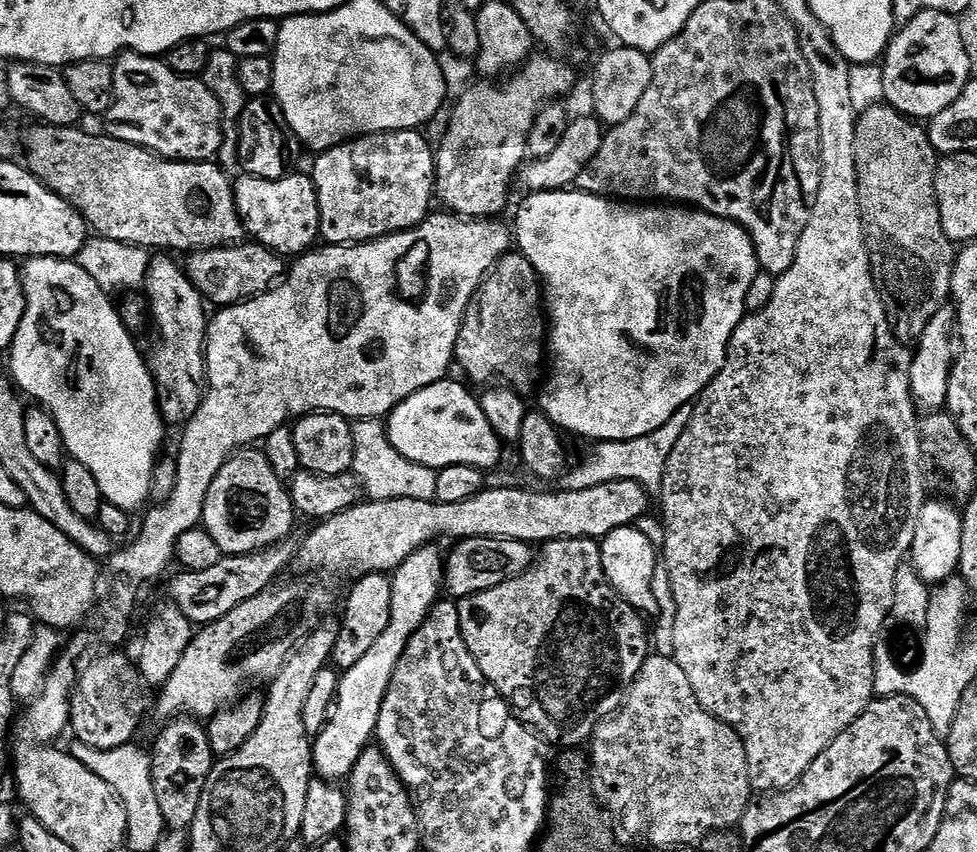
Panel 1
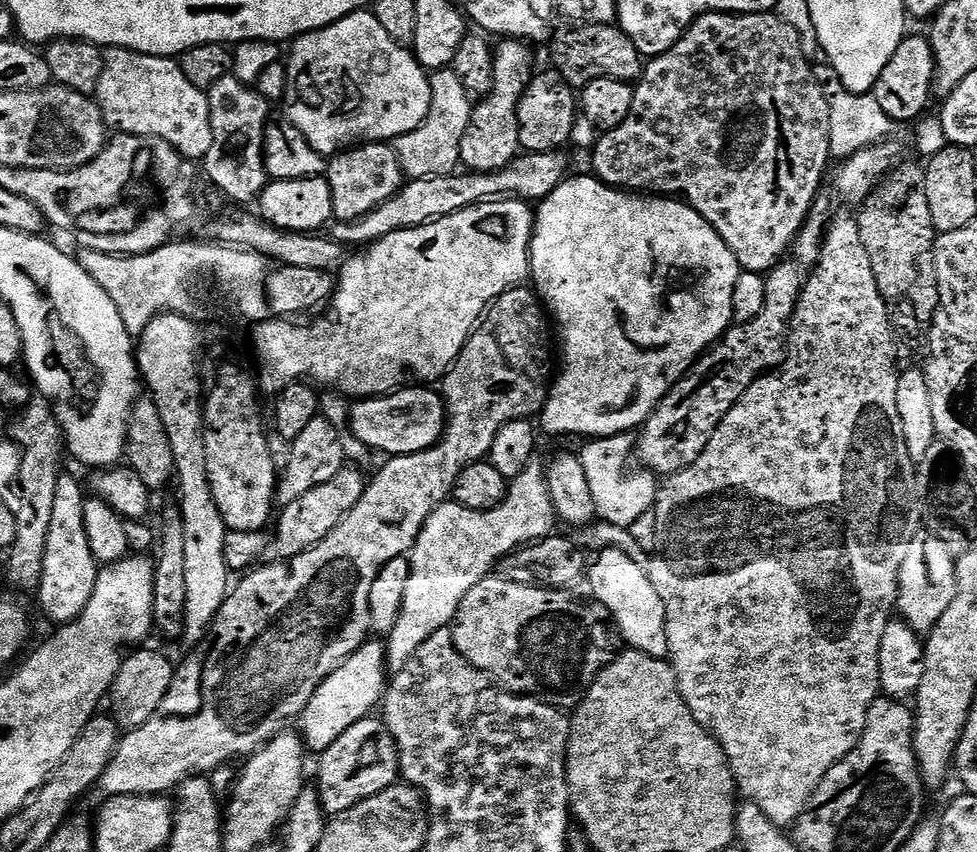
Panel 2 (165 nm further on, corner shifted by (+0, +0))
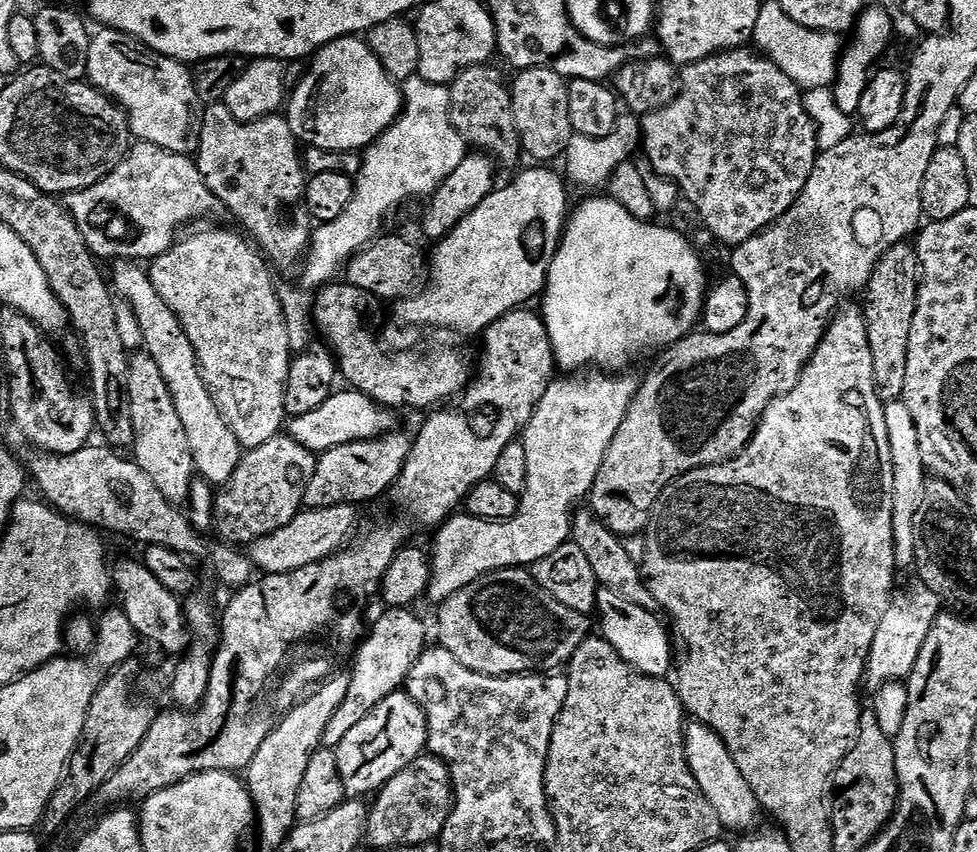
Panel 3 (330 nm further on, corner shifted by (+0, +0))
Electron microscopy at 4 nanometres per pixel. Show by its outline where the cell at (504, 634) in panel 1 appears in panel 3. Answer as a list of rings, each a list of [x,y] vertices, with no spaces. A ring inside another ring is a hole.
[[[499,568],[496,572],[487,572],[474,582],[470,582],[470,586],[462,586],[462,590],[458,590],[458,594],[454,594],[451,598],[445,600],[443,604],[439,605],[438,612],[440,612],[439,647],[450,650],[450,654],[454,654],[454,658],[458,658],[458,662],[462,662],[462,666],[466,666],[483,676],[548,674],[553,670],[563,669],[568,661],[572,659],[572,655],[578,650],[578,646],[582,646],[582,642],[588,639],[590,635],[590,629],[588,629],[589,617],[585,613],[570,610],[570,606],[562,606],[562,602],[558,602],[550,594],[540,591],[538,582],[532,579],[531,571],[524,568]]]

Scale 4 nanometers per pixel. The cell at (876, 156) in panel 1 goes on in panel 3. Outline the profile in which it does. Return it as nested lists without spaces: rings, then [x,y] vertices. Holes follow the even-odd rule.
[[[911,243],[894,244],[886,249],[866,289],[868,305],[863,305],[868,323],[870,354],[874,354],[874,382],[881,400],[903,397],[906,386],[906,354],[910,350],[910,325],[920,289],[920,259]]]

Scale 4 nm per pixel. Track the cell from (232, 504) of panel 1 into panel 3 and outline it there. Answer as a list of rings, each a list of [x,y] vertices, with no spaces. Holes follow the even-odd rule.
[[[117,260],[111,268],[111,287],[121,301],[124,299],[132,307],[129,309],[140,327],[143,351],[148,352],[150,358],[154,358],[158,370],[162,370],[166,386],[170,386],[174,410],[178,410],[178,418],[182,418],[182,426],[186,426],[186,439],[190,442],[197,473],[213,486],[227,485],[234,470],[240,465],[240,440],[226,422],[226,418],[222,418],[206,386],[196,351],[184,332],[184,327],[180,325],[180,319],[173,314],[170,306],[166,306],[166,302],[162,302],[158,290],[154,290],[149,269],[143,263],[135,260]]]

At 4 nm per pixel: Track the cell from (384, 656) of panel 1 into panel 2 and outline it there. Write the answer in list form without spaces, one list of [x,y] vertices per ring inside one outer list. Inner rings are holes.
[[[529,464],[518,479],[509,483],[508,497],[494,510],[475,512],[461,504],[445,502],[430,514],[410,553],[410,582],[406,582],[406,598],[402,598],[398,622],[394,622],[394,630],[386,638],[389,673],[403,672],[414,650],[418,650],[430,634],[451,625],[458,614],[458,606],[462,606],[462,598],[495,569],[502,557],[526,544],[543,540],[555,529],[552,527],[557,527],[556,511],[546,490],[544,468],[538,464]]]

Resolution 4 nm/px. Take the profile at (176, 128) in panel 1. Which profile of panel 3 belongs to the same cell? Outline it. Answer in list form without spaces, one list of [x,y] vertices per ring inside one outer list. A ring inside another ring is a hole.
[[[104,26],[90,42],[87,83],[114,98],[124,109],[137,141],[157,144],[168,152],[192,154],[200,147],[202,105],[187,63],[172,60],[124,32]]]

